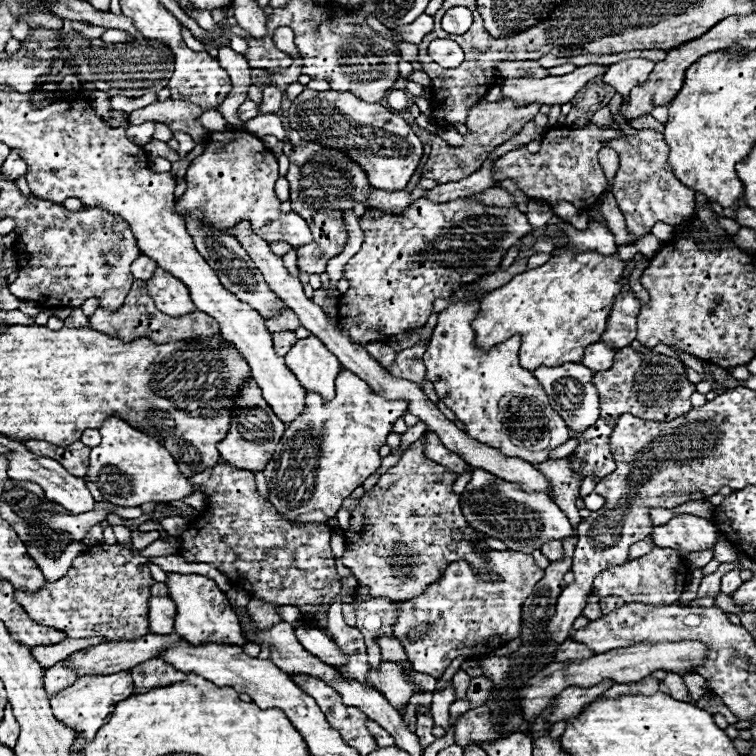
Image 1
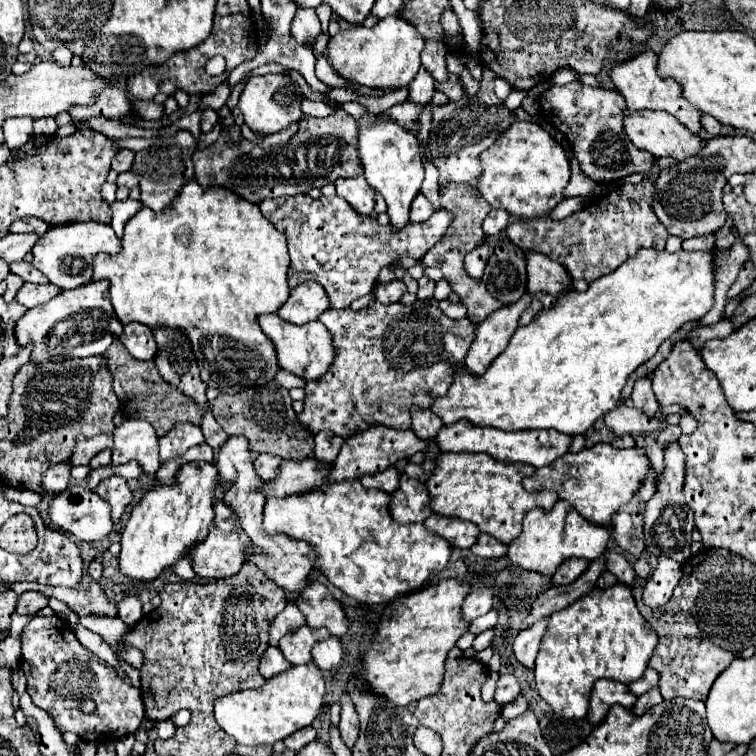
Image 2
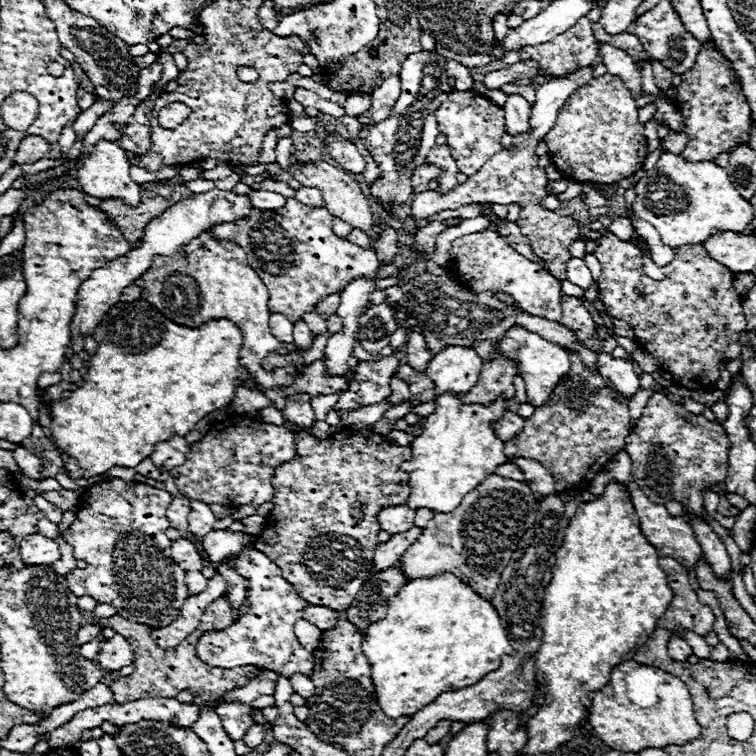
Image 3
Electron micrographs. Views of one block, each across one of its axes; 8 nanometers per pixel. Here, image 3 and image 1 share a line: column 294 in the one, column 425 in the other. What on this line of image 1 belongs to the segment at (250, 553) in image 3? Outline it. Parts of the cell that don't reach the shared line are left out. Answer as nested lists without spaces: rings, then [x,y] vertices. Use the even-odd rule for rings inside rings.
[[[492,550],[486,560],[488,568],[500,576],[500,582],[488,584],[476,580],[470,564],[466,564],[464,560],[456,560],[444,570],[440,580],[430,584],[418,598],[400,602],[398,620],[392,628],[394,636],[402,642],[408,660],[416,672],[424,672],[438,678],[458,656],[484,656],[494,651],[500,644],[506,644],[520,636],[522,600],[526,600],[526,596],[530,596],[530,592],[534,590],[534,584],[542,580],[544,570],[536,566],[530,554],[516,550],[504,552]],[[428,622],[432,624],[432,632],[422,636],[418,642],[410,644],[406,640],[406,634],[414,626]]]

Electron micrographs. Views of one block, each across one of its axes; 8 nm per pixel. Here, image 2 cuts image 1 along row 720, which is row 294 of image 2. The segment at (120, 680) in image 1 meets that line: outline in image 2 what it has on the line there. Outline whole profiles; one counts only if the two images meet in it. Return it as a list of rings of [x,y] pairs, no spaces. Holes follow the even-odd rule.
[[[104,280],[88,282],[82,288],[64,290],[48,304],[40,304],[30,308],[16,324],[14,336],[18,346],[32,344],[30,362],[46,362],[46,360],[64,360],[64,358],[86,358],[100,356],[106,348],[120,338],[122,324],[114,316],[110,308],[110,298],[106,296],[108,284]]]

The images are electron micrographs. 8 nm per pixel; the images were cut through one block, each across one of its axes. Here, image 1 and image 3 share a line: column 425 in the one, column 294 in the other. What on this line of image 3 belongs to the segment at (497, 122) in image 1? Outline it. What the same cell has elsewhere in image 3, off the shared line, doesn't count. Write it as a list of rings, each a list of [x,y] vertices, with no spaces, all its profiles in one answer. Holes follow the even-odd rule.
[[[314,162],[314,164],[294,164],[290,166],[290,174],[292,178],[296,178],[300,184],[312,184],[314,188],[320,188],[324,192],[324,202],[326,202],[326,208],[328,212],[332,212],[334,218],[340,218],[344,222],[348,222],[350,226],[366,232],[368,236],[374,234],[374,212],[368,204],[368,198],[362,194],[360,186],[340,168],[334,168],[330,166],[328,162]]]

